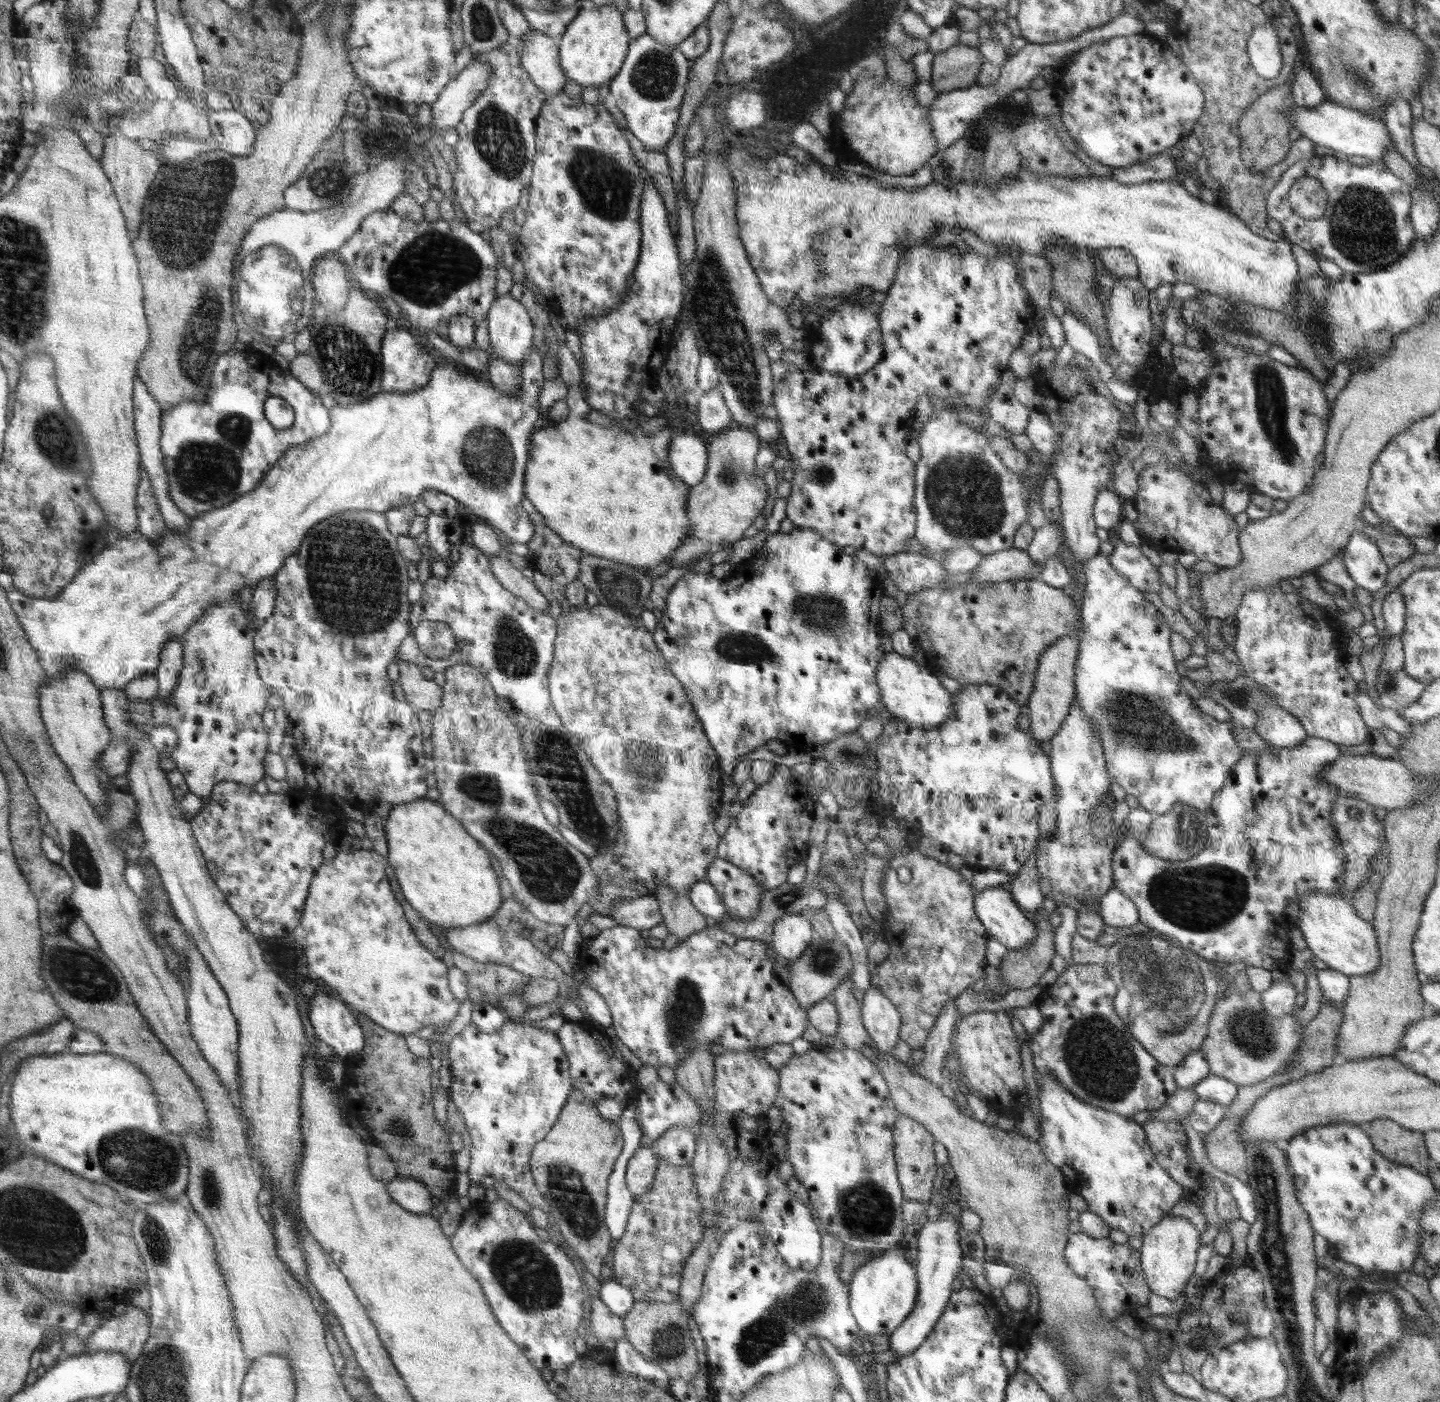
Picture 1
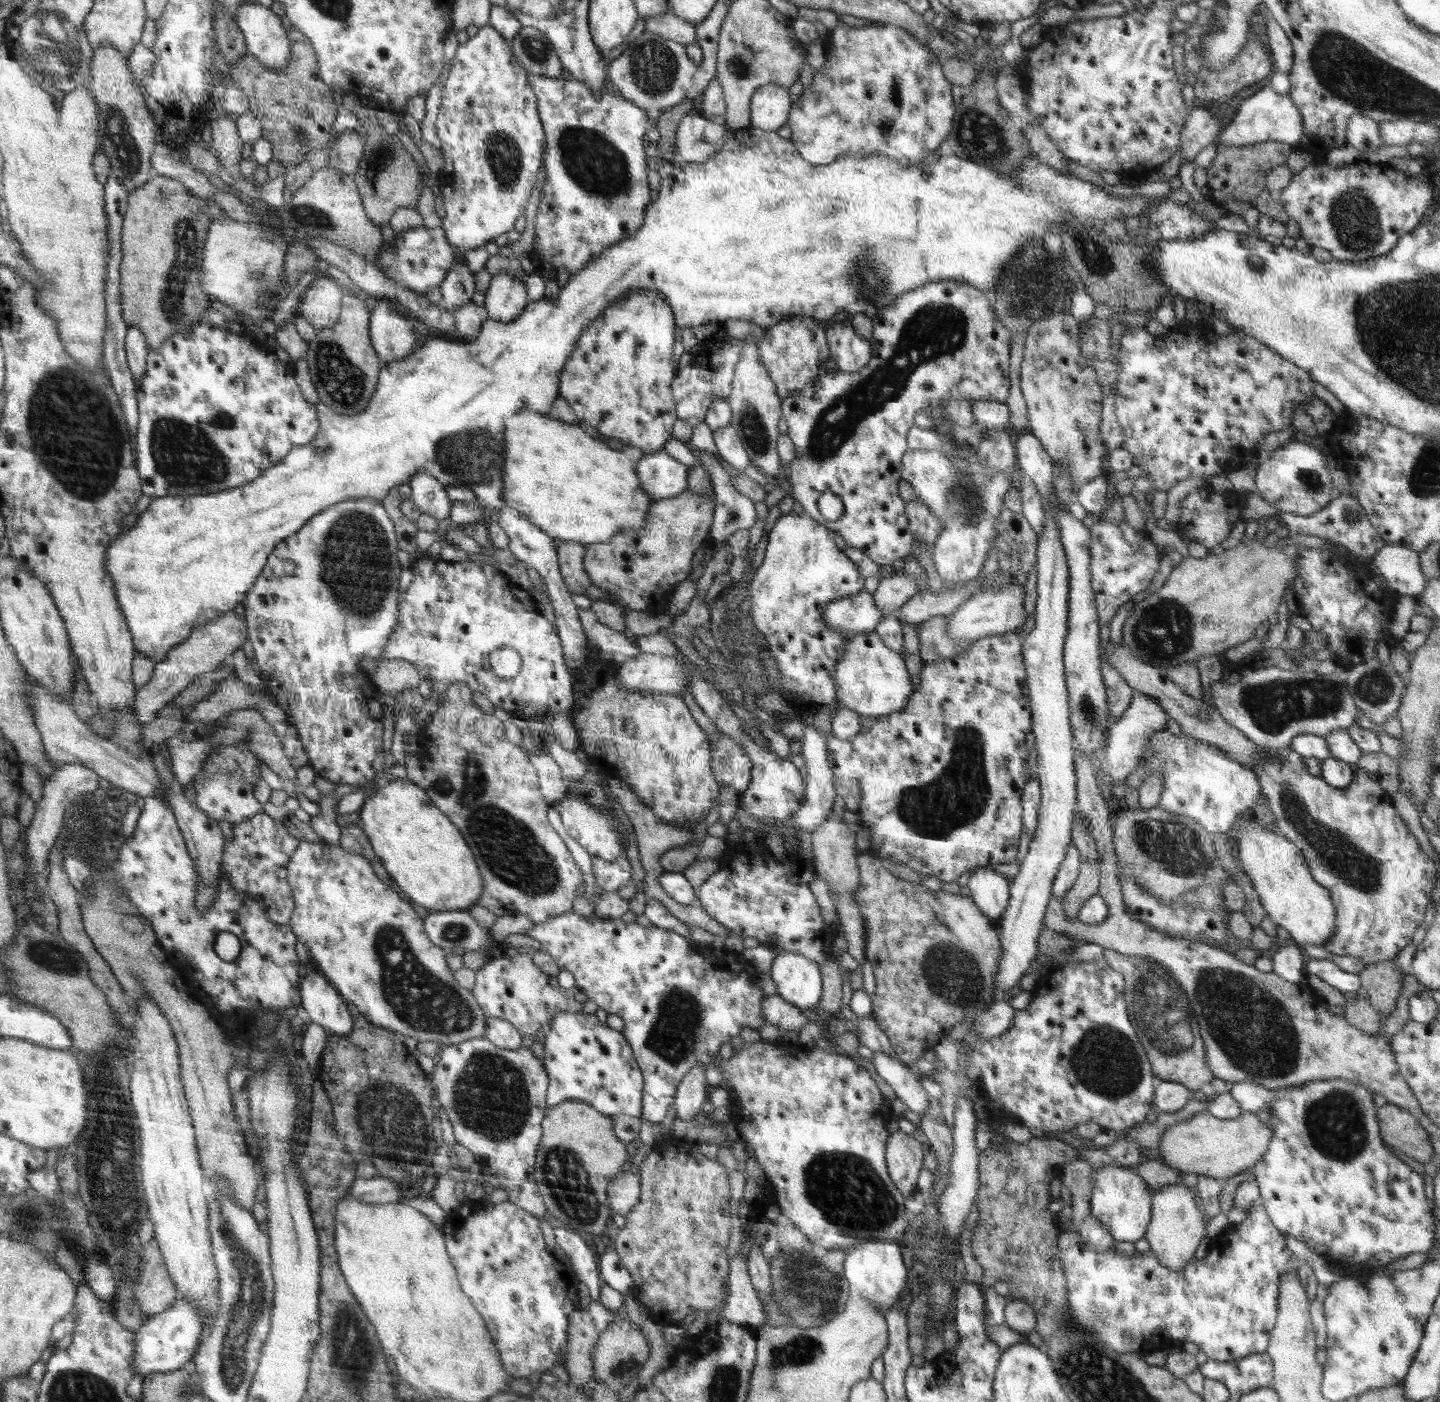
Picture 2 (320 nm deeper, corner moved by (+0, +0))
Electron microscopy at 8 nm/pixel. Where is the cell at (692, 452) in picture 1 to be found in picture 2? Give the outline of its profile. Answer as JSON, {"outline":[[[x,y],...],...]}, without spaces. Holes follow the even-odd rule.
{"outline":[[[664,450],[644,455],[636,470],[643,490],[654,501],[678,496],[687,490],[690,466],[676,461]]]}

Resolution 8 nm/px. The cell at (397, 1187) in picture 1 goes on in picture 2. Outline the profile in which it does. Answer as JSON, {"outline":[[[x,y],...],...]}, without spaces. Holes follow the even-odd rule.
{"outline":[[[379,1175],[370,1179],[357,1177],[346,1195],[366,1203],[401,1202],[404,1197],[400,1197],[400,1190],[396,1185],[390,1178]]]}

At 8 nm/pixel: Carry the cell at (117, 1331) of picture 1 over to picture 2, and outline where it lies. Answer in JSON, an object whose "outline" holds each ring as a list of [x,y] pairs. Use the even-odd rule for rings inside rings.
{"outline":[[[156,1239],[145,1243],[143,1268],[136,1279],[133,1291],[137,1303],[146,1318],[163,1313],[180,1298],[177,1286],[172,1282],[163,1252]]]}

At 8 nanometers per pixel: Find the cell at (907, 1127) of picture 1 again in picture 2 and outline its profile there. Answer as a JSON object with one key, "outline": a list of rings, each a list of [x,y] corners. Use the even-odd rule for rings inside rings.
{"outline":[[[898,1131],[890,1134],[885,1163],[895,1187],[907,1198],[917,1191],[917,1178],[923,1167],[925,1148],[921,1137]]]}

